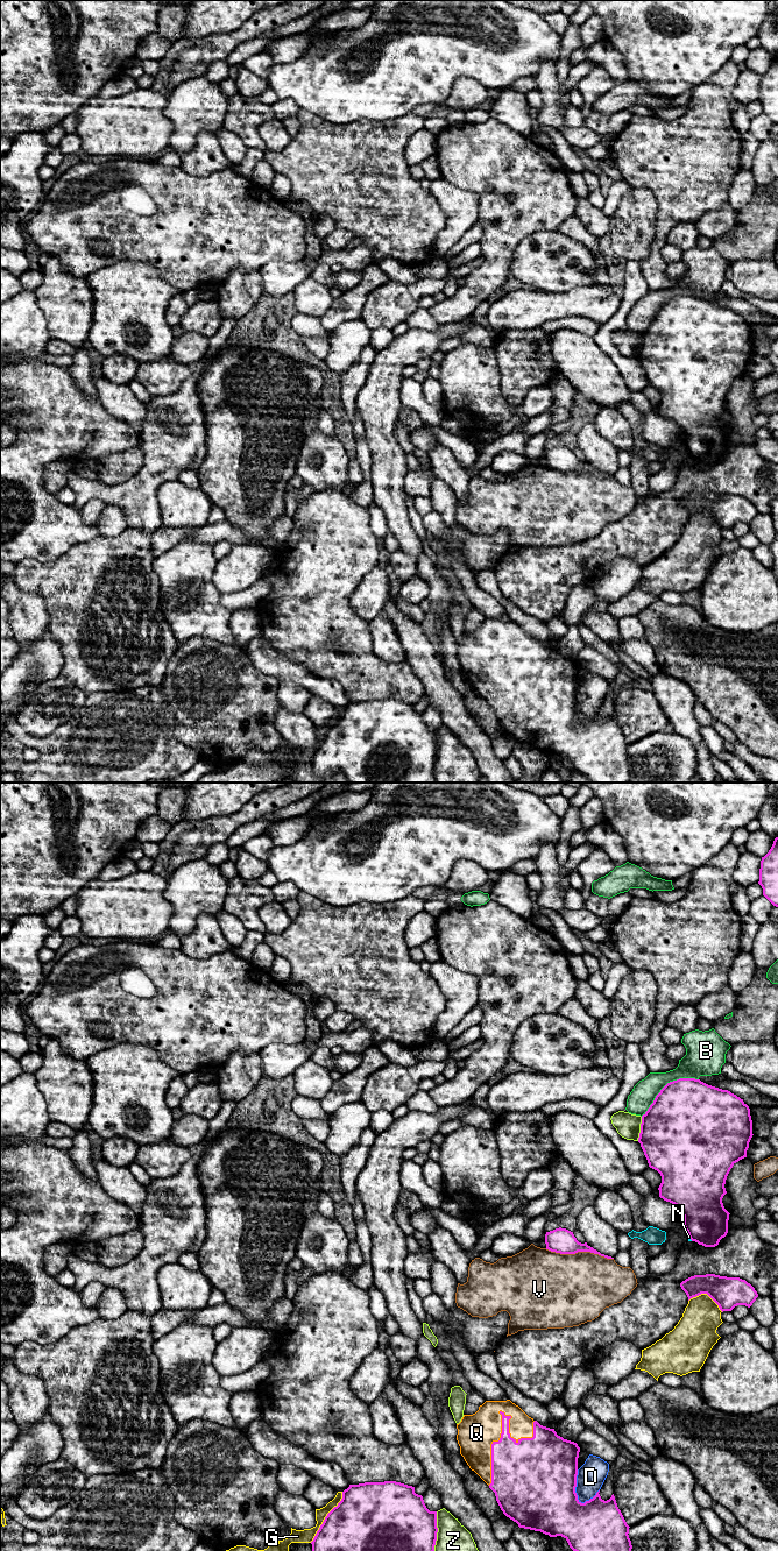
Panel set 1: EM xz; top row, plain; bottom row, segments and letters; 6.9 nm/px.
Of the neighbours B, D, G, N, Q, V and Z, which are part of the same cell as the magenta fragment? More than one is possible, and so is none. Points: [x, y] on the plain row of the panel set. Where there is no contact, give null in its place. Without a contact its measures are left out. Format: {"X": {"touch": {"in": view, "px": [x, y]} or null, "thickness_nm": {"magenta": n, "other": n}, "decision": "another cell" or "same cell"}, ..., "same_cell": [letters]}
{"B": {"touch": {"in": "xz", "px": [666, 302]}, "thickness_nm": {"magenta": 480, "other": 190}, "decision": "another cell"}, "D": {"touch": {"in": "xz", "px": [575, 703]}, "thickness_nm": {"magenta": 500, "other": 190}, "decision": "another cell"}, "G": {"touch": {"in": "xz", "px": [325, 735]}, "thickness_nm": {"magenta": 440, "other": 100}, "decision": "another cell"}, "N": {"touch": {"in": "xz", "px": [690, 455]}, "thickness_nm": {"magenta": 300, "other": 20}, "decision": "another cell"}, "Q": {"touch": {"in": "xz", "px": [502, 637]}, "thickness_nm": {"magenta": 220, "other": 260}, "decision": "same cell"}, "V": {"touch": {"in": "xz", "px": [579, 468]}, "thickness_nm": {"magenta": 180, "other": 460}, "decision": "another cell"}, "Z": {"touch": {"in": "xz", "px": [436, 756]}, "thickness_nm": {"magenta": 500, "other": 300}, "decision": "another cell"}, "same_cell": ["Q"]}

